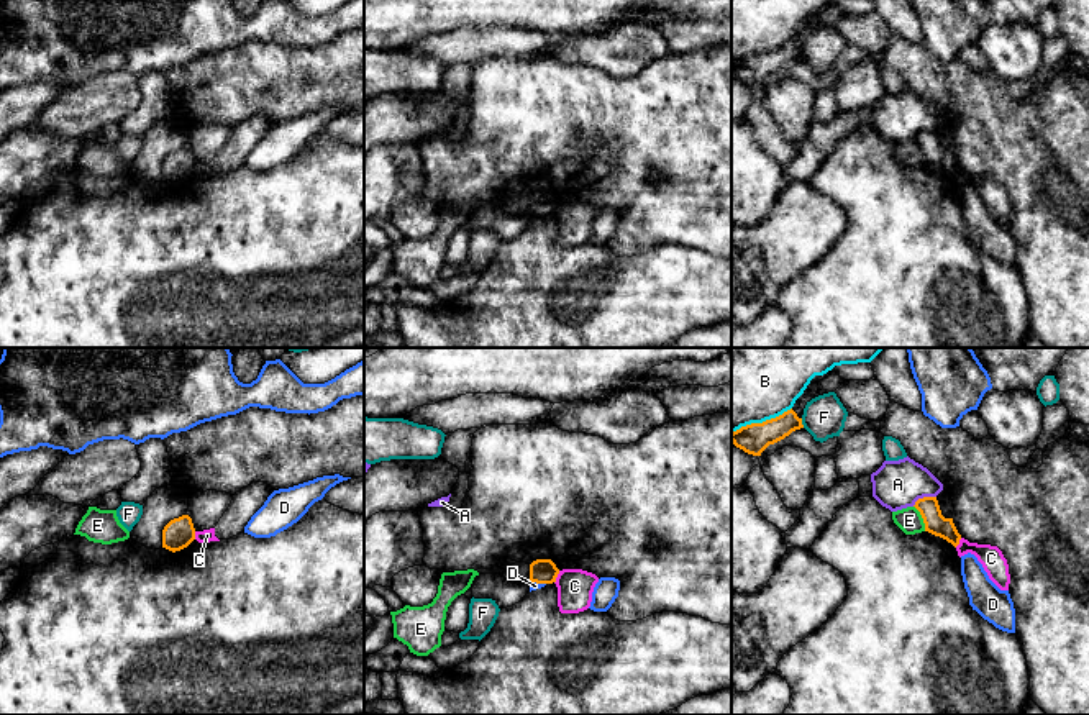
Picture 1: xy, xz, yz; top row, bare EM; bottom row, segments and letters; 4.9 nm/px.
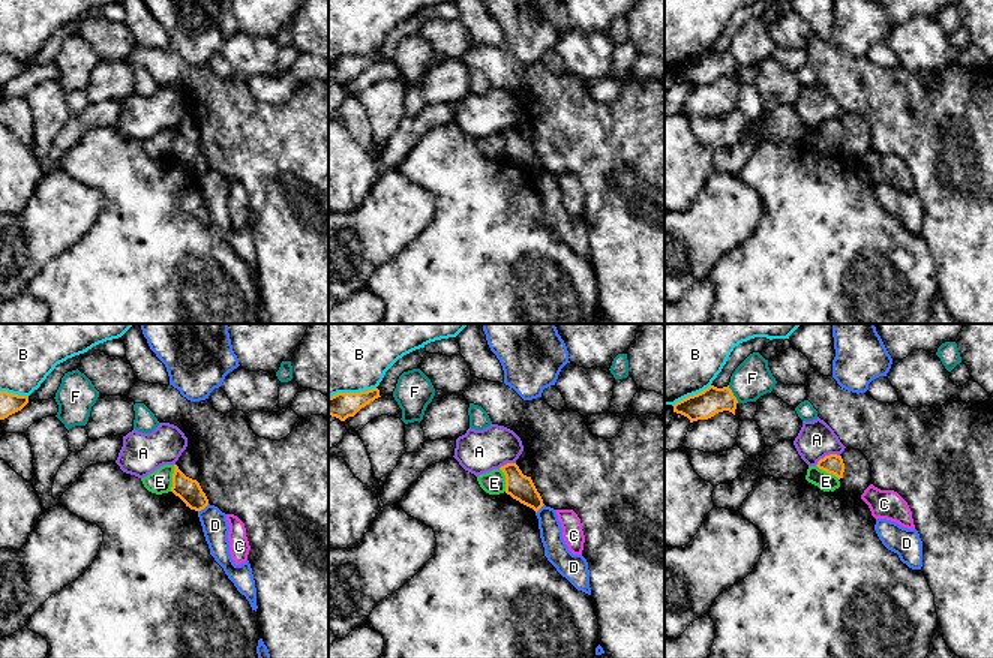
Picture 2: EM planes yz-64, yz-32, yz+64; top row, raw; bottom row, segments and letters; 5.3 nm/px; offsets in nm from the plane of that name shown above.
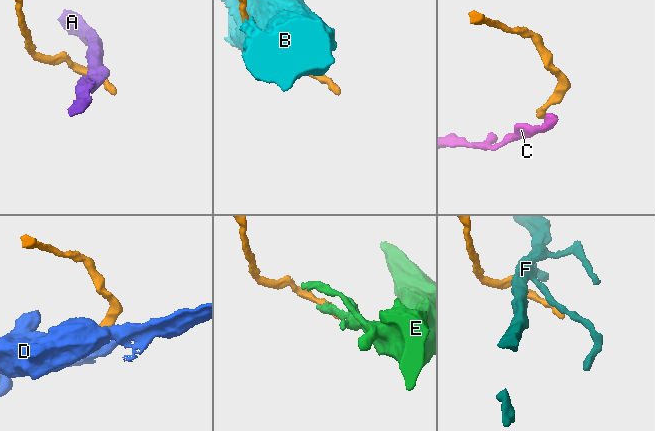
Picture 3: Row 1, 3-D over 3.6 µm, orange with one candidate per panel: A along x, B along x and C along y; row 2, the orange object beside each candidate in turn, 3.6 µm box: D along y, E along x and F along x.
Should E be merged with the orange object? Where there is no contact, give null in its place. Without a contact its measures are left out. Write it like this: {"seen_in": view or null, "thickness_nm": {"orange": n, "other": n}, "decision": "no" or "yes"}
{"seen_in": "yz", "thickness_nm": {"orange": 110, "other": 120}, "decision": "no"}

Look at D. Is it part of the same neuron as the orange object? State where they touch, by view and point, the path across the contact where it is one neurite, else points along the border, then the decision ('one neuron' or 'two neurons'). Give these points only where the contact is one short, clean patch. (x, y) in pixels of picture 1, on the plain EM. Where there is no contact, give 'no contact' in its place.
meets orange in xz at (538, 215); two neurons

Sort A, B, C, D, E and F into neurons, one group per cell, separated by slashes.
A / B / C / D / E / F

